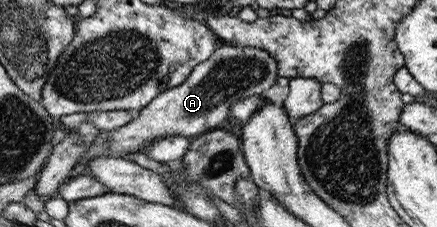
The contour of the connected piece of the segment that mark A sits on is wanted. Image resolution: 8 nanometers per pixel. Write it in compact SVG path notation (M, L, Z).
M218 45L215 50L213 50L213 53L201 63L198 63L193 67L193 69L189 72L189 75L185 78L185 81L183 83L180 83L177 87L171 87L168 90L161 92L157 97L154 97L153 99L149 100L149 103L145 104L145 107L142 107L140 110L135 112L135 115L131 120L129 120L125 125L119 126L117 129L114 129L113 131L100 131L100 133L107 133L109 138L107 141L102 141L102 137L96 135L96 137L91 141L91 145L89 145L89 148L85 151L85 153L80 157L78 162L71 168L70 175L68 177L71 179L75 176L80 176L86 173L86 163L88 162L88 159L96 158L101 156L107 156L107 157L123 157L126 154L129 153L137 153L137 152L143 152L143 149L145 149L145 145L149 145L149 143L153 143L153 140L156 140L157 138L166 136L166 135L180 135L183 137L186 137L188 139L192 139L196 136L199 136L200 134L203 134L204 132L210 131L211 129L215 129L221 121L223 121L227 117L227 113L230 112L230 107L235 103L238 99L243 99L244 97L251 96L251 95L260 95L263 93L263 91L267 91L271 85L275 84L275 79L277 79L278 75L277 73L277 66L276 63L266 51L263 51L262 49L257 49L254 47L239 47L239 46L231 46L231 45Z

